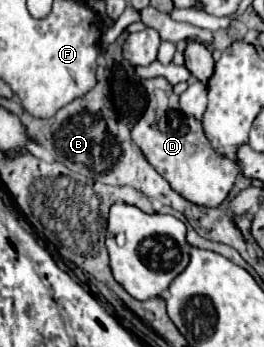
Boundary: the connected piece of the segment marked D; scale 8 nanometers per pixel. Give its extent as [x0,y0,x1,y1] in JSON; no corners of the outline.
[131,77,239,207]

